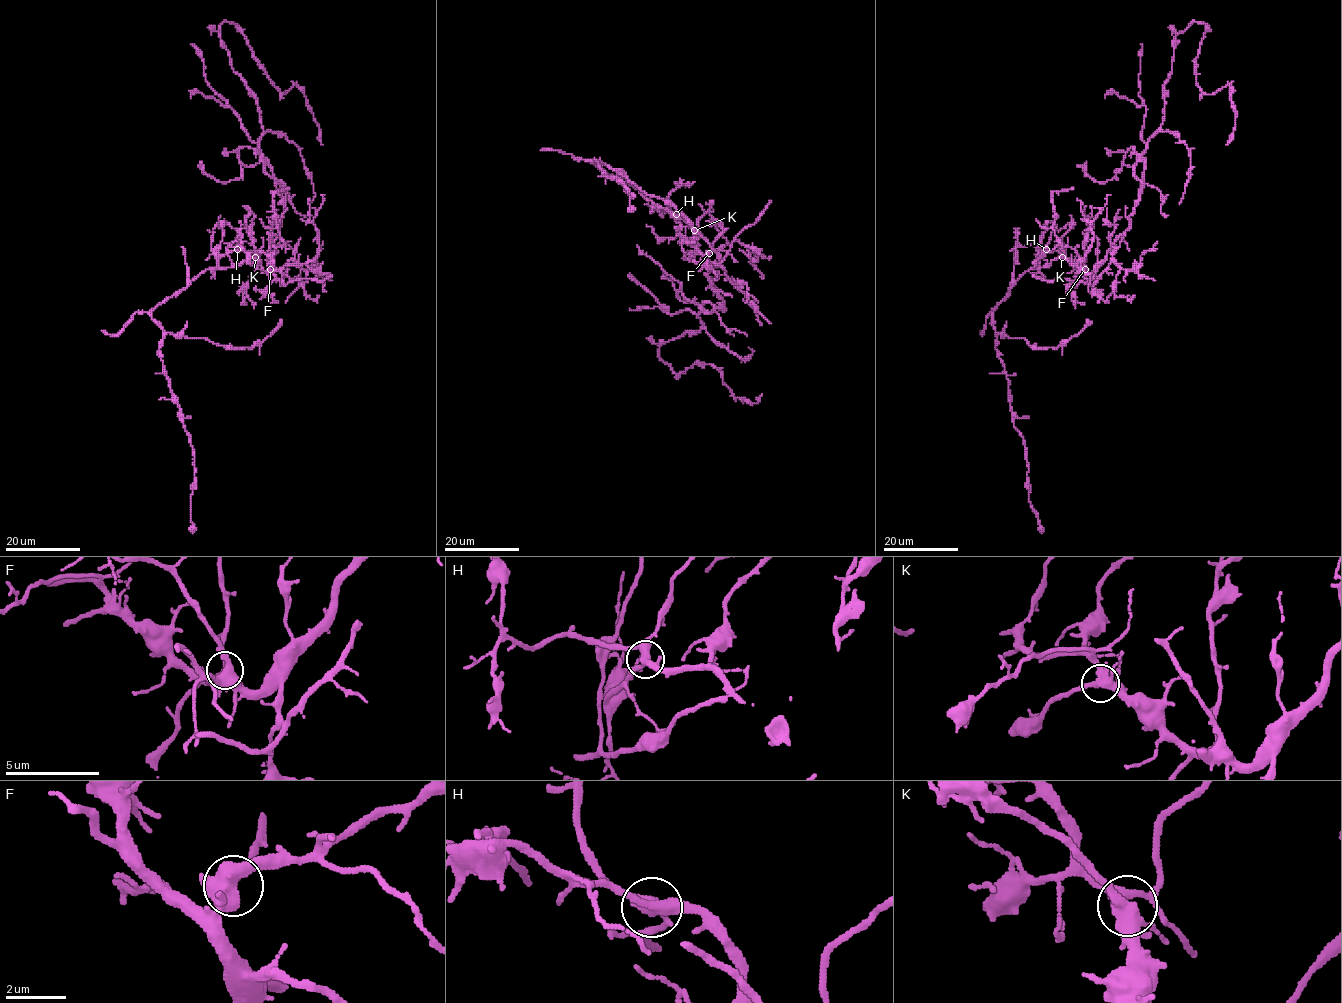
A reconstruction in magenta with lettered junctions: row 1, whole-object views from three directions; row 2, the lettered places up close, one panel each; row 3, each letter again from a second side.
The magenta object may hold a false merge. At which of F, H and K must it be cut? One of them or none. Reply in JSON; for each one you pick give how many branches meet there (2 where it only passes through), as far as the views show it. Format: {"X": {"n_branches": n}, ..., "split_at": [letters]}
{"K": {"n_branches": 5}, "split_at": ["K"]}

